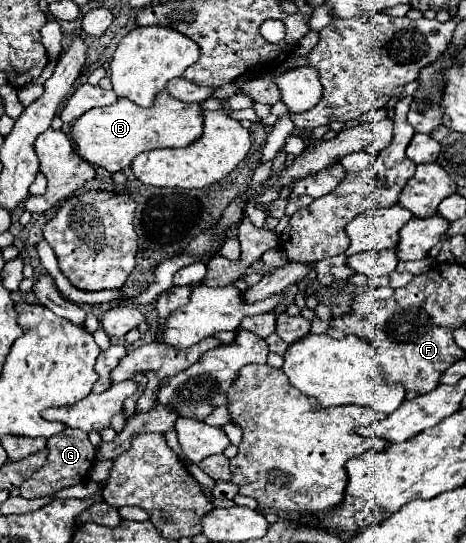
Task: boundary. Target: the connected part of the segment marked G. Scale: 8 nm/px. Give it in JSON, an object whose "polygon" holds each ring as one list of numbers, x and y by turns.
{"polygon":[[65,428,61,434,53,436,47,440,47,450,49,456,45,464,21,484,21,496,23,498,39,498,39,496,51,496,61,488,81,484,83,478,87,476,87,470,93,466,95,460,95,446,89,442,87,432,75,430,75,428]]}

